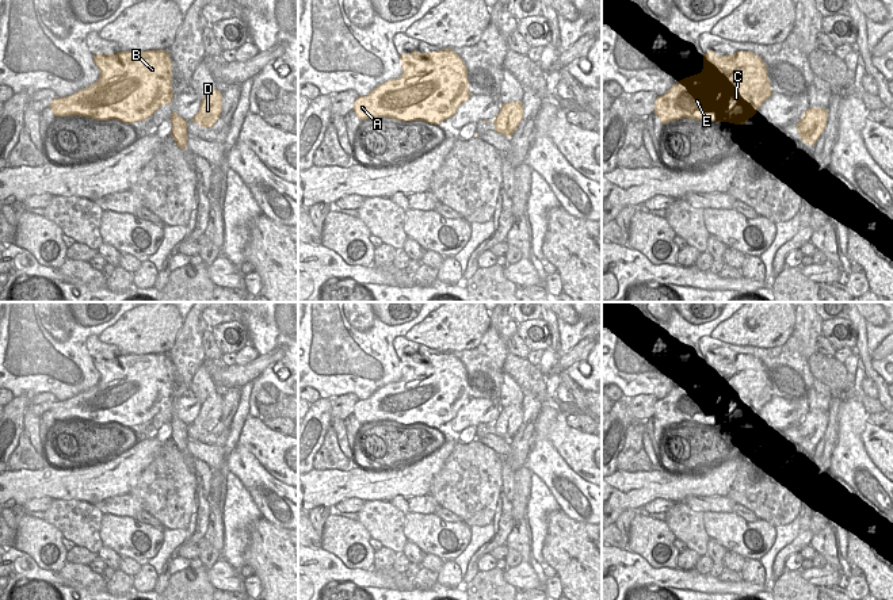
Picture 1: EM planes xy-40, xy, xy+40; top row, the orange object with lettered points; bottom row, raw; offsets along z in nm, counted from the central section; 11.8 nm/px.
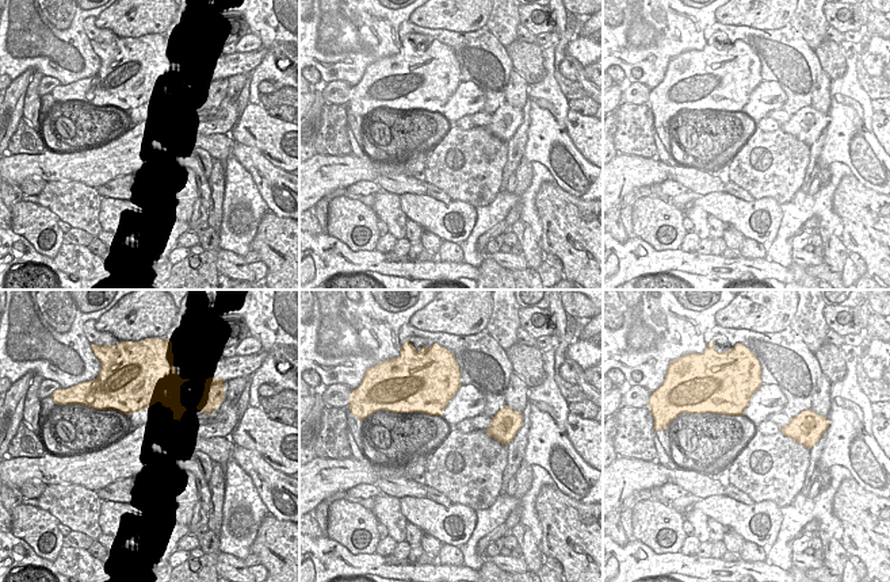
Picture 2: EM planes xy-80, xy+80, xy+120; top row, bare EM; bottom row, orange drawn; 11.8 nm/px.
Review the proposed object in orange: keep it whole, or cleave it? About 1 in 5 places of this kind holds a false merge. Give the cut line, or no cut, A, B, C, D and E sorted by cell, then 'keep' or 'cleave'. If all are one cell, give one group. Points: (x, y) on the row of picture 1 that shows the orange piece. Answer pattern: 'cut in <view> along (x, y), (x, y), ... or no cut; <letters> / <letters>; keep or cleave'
no cut; A B C D E; keep

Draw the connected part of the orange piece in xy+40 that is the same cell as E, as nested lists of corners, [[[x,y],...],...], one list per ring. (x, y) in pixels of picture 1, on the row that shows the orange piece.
[[[751,51],[703,54],[701,73],[686,77],[655,102],[663,125],[679,119],[744,125],[772,95],[767,66]]]

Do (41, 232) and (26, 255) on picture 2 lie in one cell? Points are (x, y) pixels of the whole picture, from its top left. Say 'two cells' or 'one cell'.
two cells

